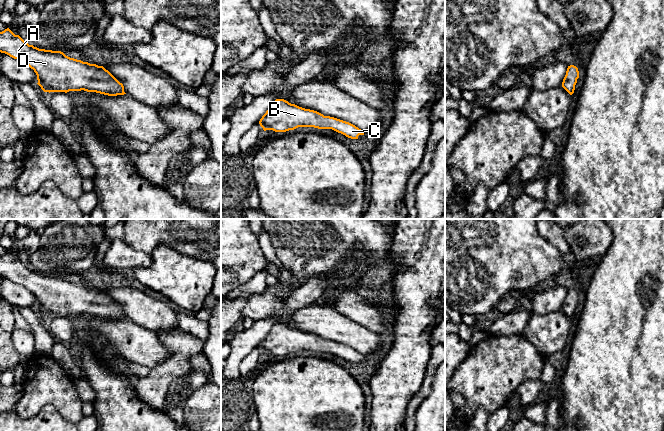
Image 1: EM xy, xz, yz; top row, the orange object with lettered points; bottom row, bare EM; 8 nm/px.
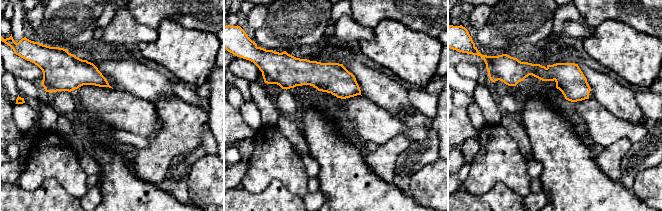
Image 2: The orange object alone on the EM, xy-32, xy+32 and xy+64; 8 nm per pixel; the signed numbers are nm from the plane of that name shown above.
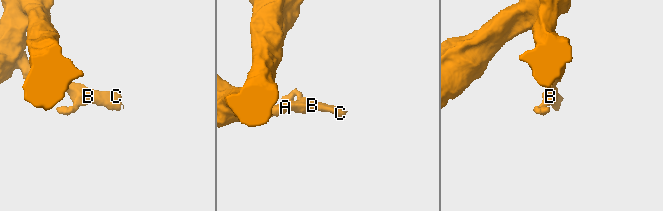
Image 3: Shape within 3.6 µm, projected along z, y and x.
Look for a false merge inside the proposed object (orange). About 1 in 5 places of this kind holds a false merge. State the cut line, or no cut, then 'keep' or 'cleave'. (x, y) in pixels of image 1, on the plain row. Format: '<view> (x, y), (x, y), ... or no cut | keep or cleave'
no cut | keep

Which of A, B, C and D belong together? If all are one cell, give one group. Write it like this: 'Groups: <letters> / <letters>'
Groups: A B C D

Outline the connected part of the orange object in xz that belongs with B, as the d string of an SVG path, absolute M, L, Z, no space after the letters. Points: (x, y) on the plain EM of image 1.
M276 323L259 345L264 355L286 356L298 351L332 353L351 363L358 363L364 355L355 349L291 328L284 323Z

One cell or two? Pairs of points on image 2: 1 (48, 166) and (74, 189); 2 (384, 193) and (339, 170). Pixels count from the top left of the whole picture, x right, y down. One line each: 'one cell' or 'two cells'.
1: one cell
2: one cell

